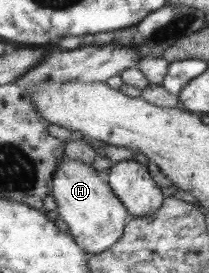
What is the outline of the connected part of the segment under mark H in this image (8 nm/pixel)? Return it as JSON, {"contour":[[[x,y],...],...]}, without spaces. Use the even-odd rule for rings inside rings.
{"contour":[[[64,154],[59,168],[56,168],[52,196],[57,204],[59,218],[66,222],[72,238],[88,254],[103,253],[123,237],[127,222],[130,221],[130,211],[111,189],[110,183],[100,178],[100,173],[92,164],[70,159]]]}

